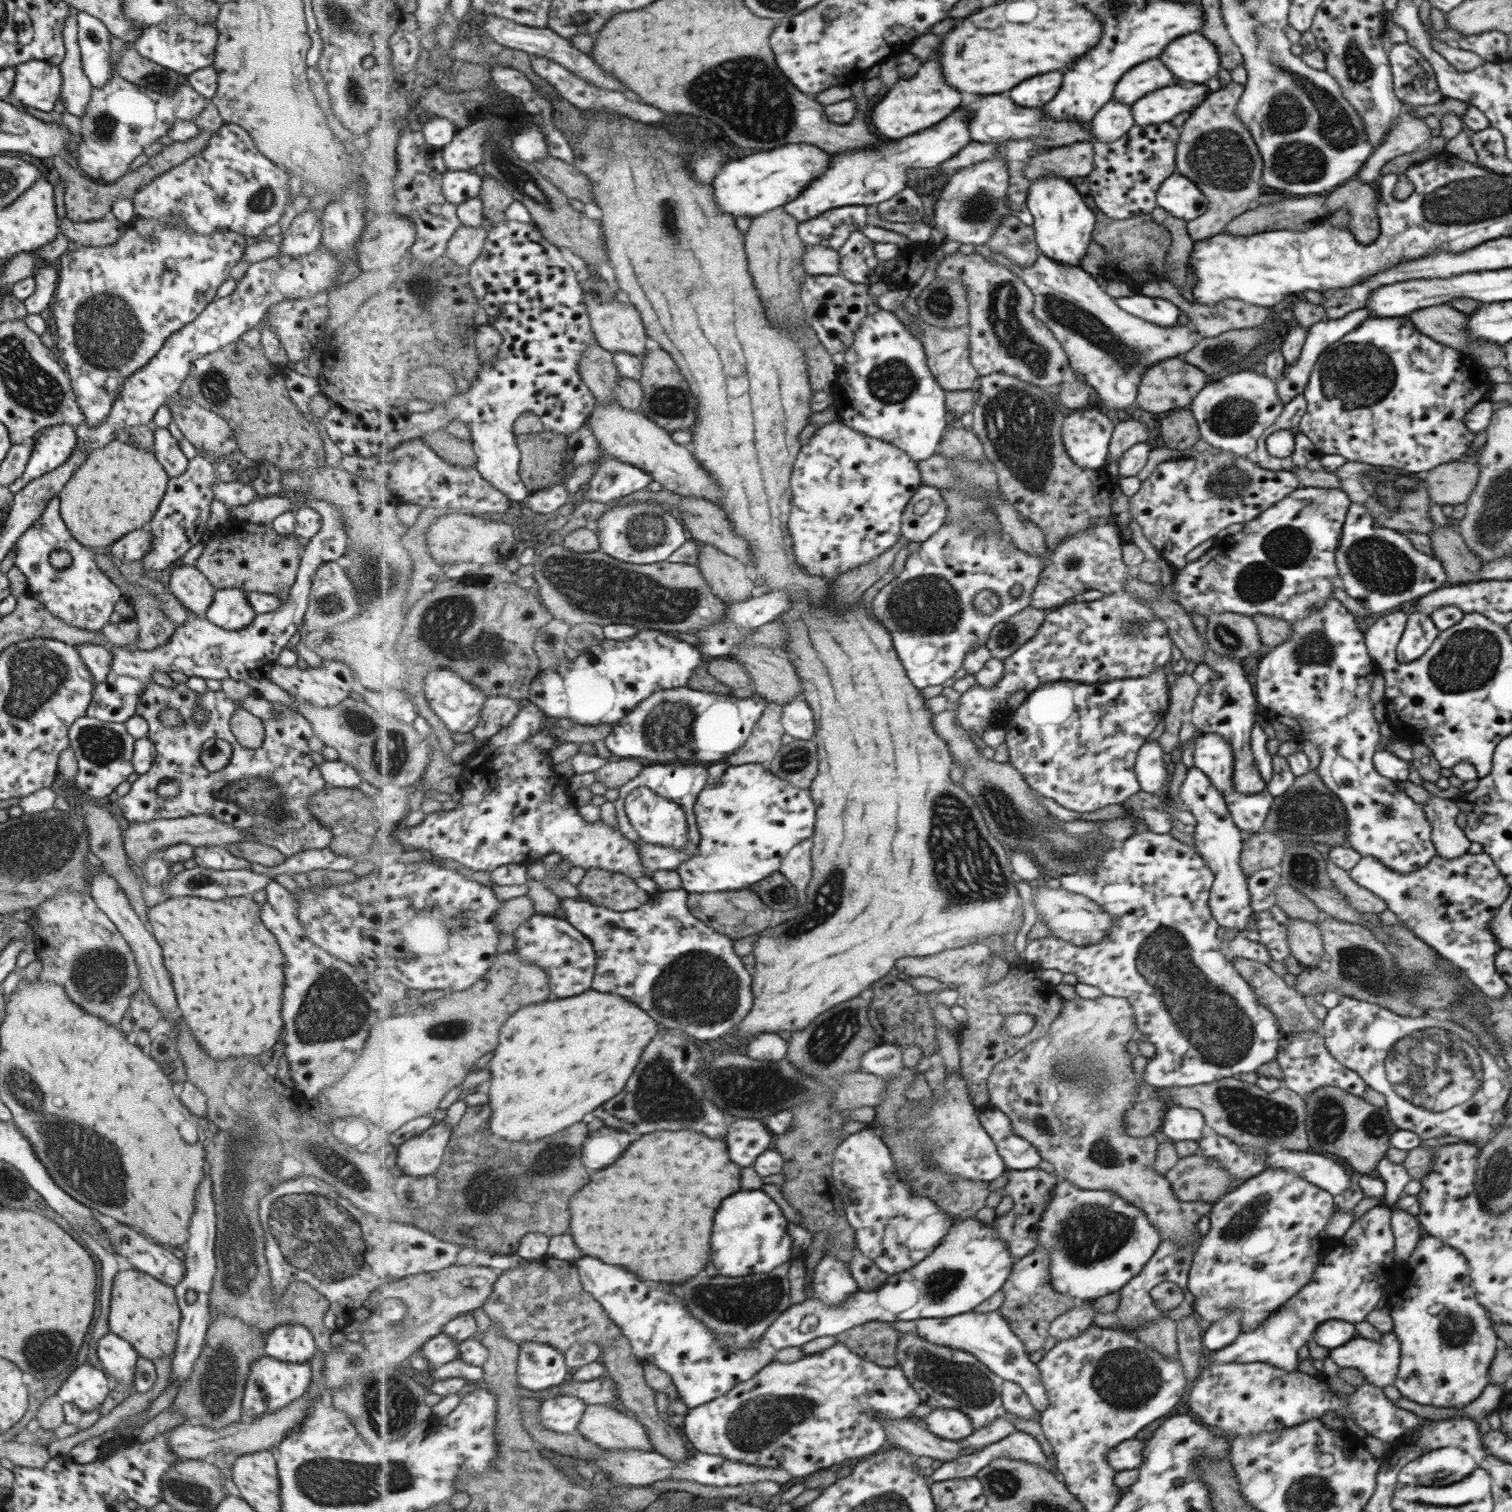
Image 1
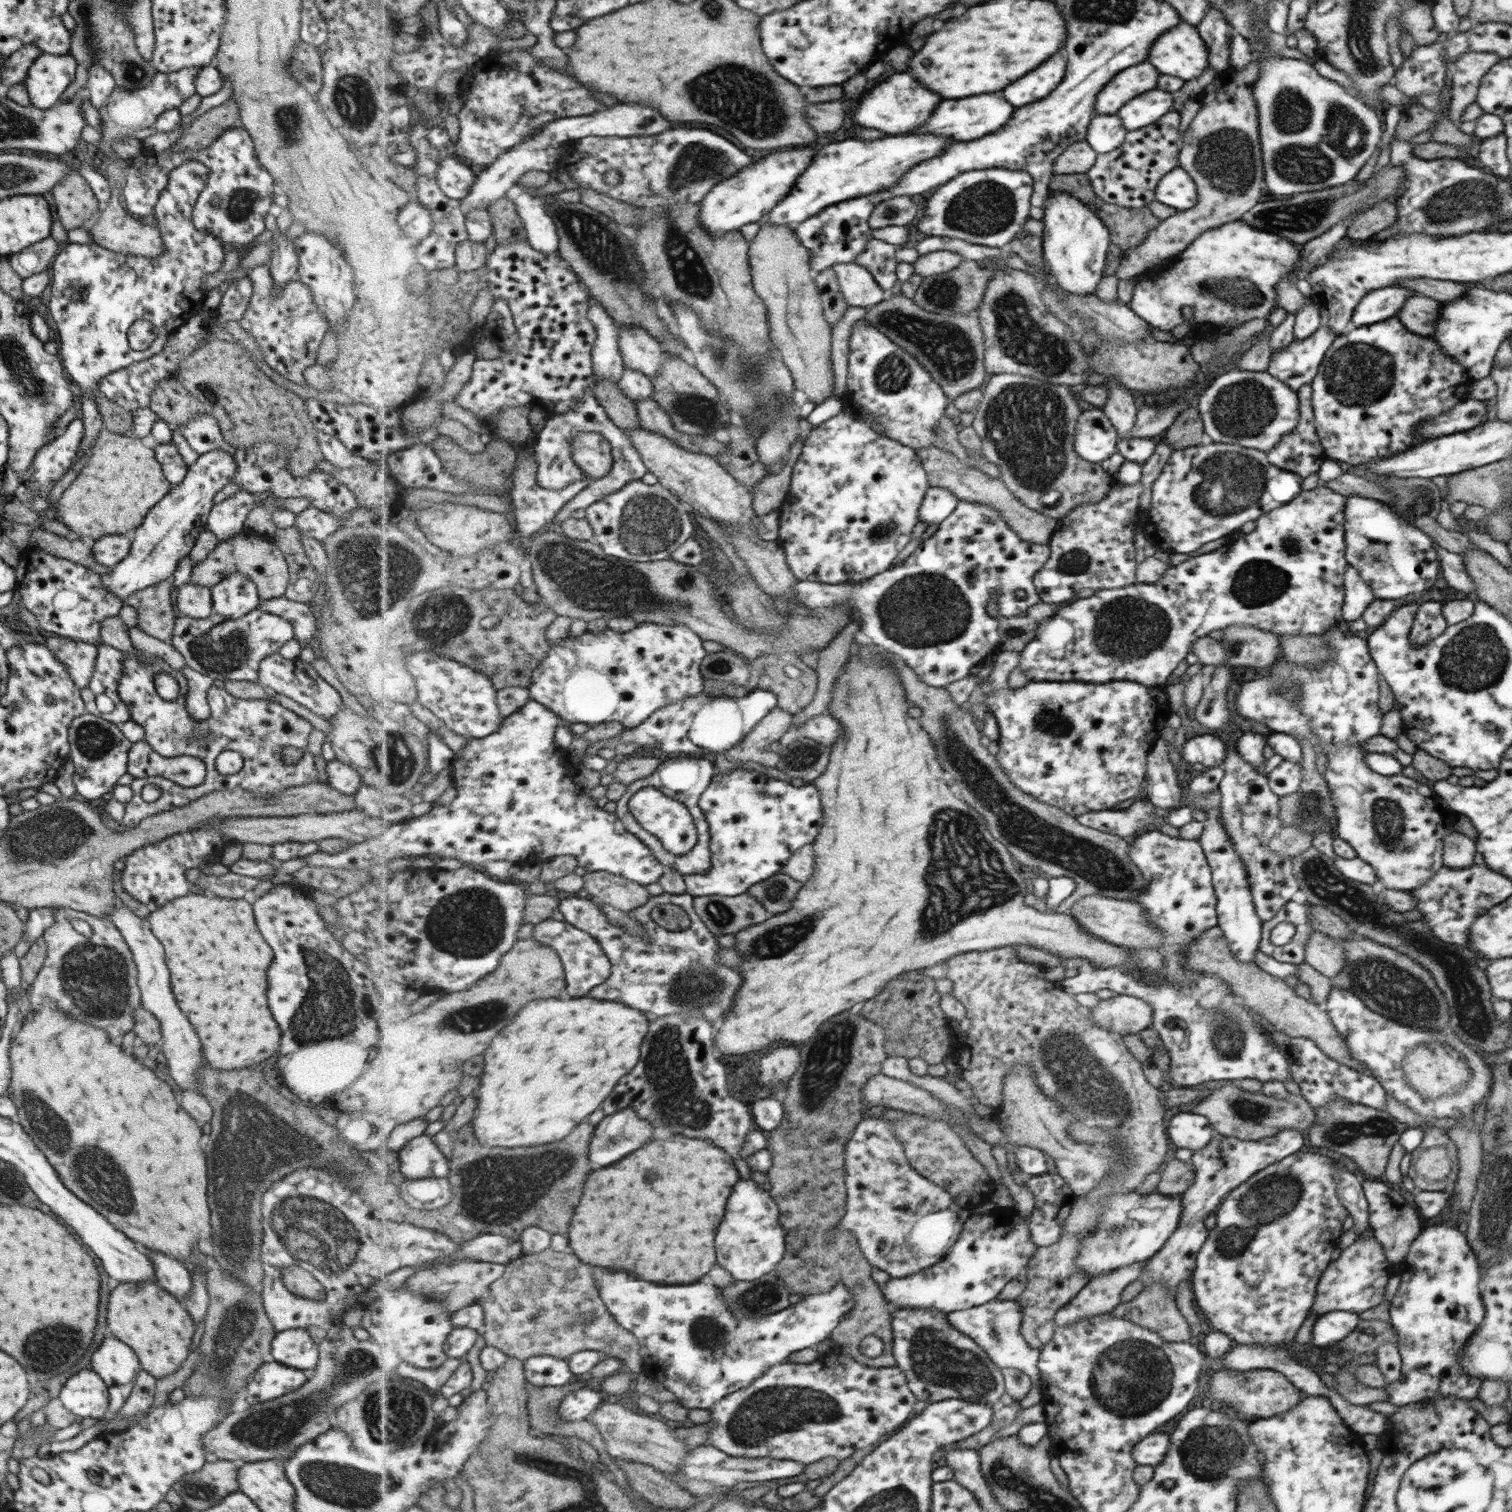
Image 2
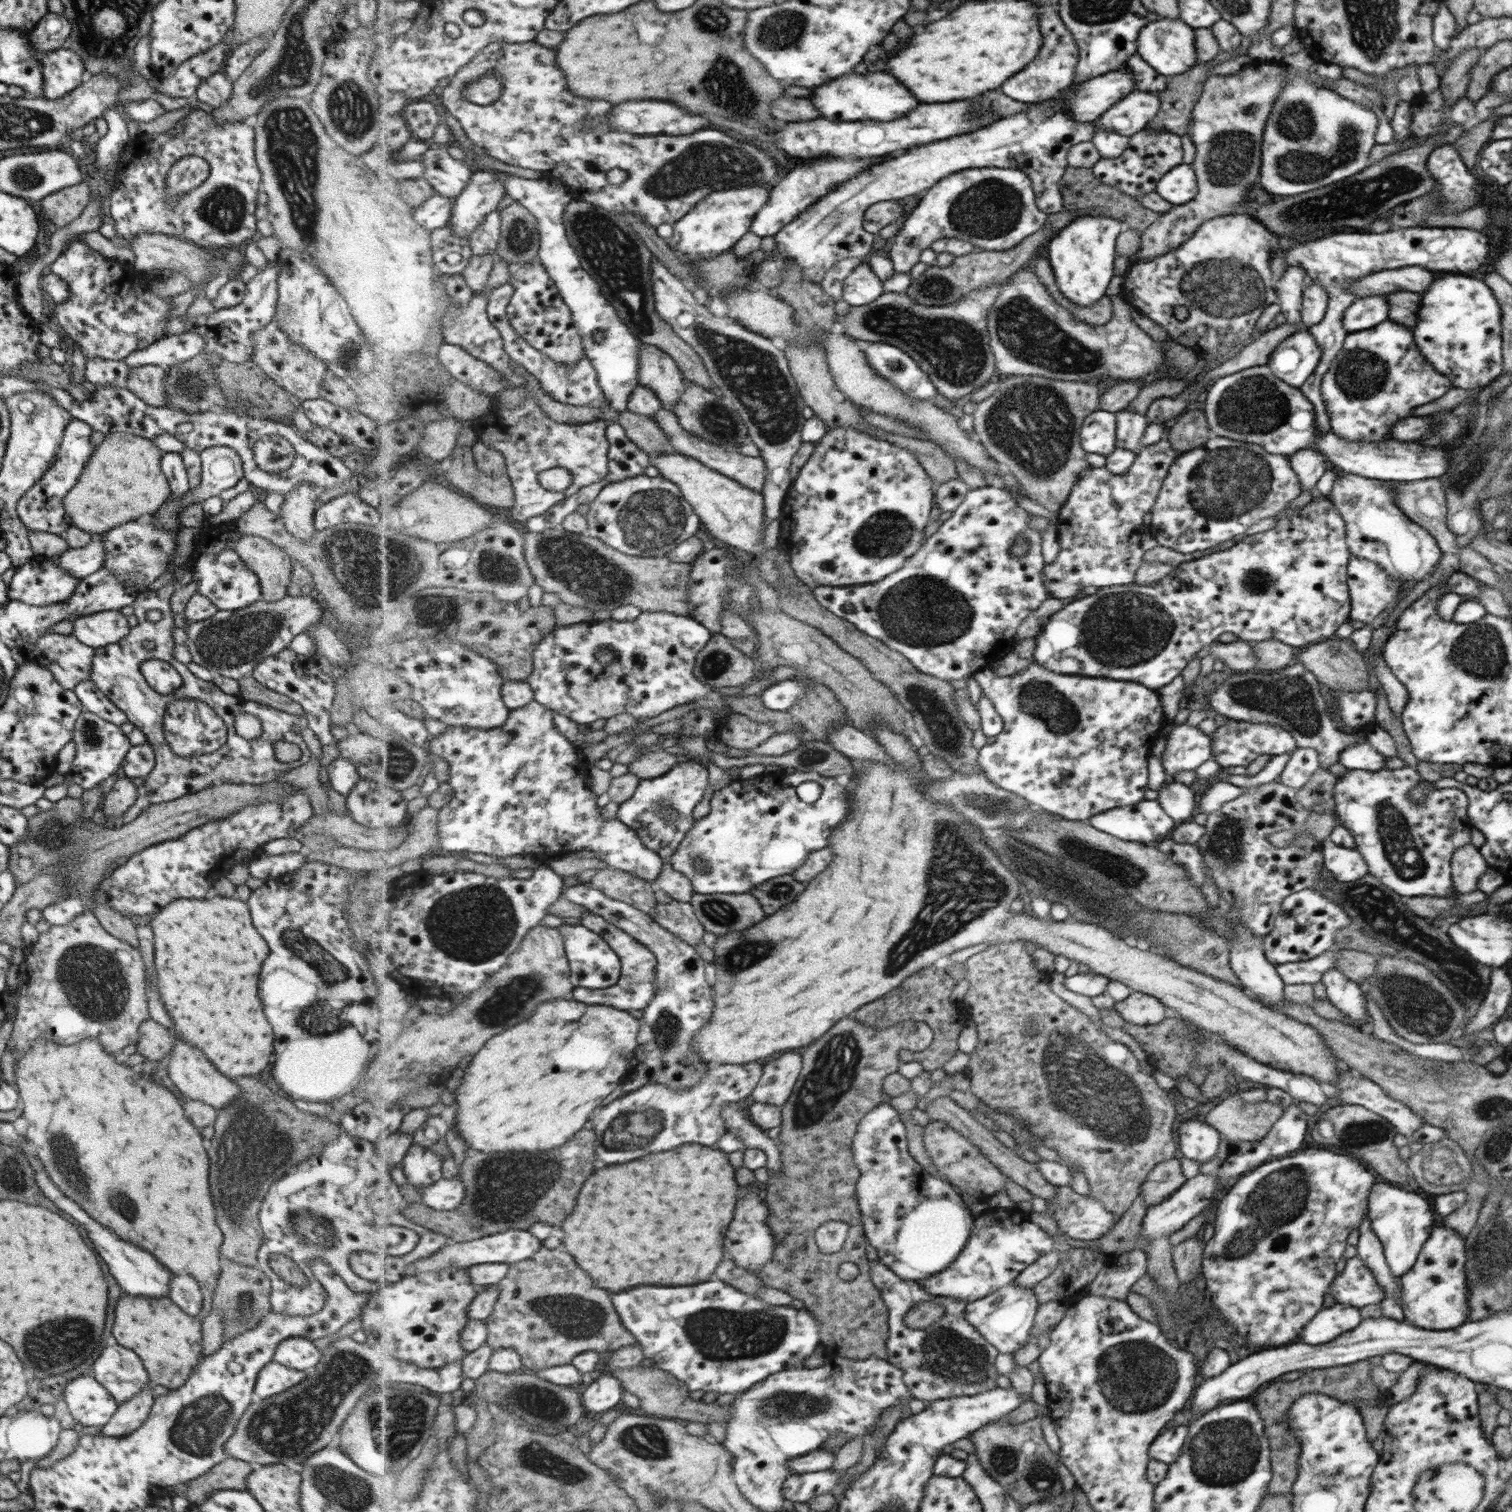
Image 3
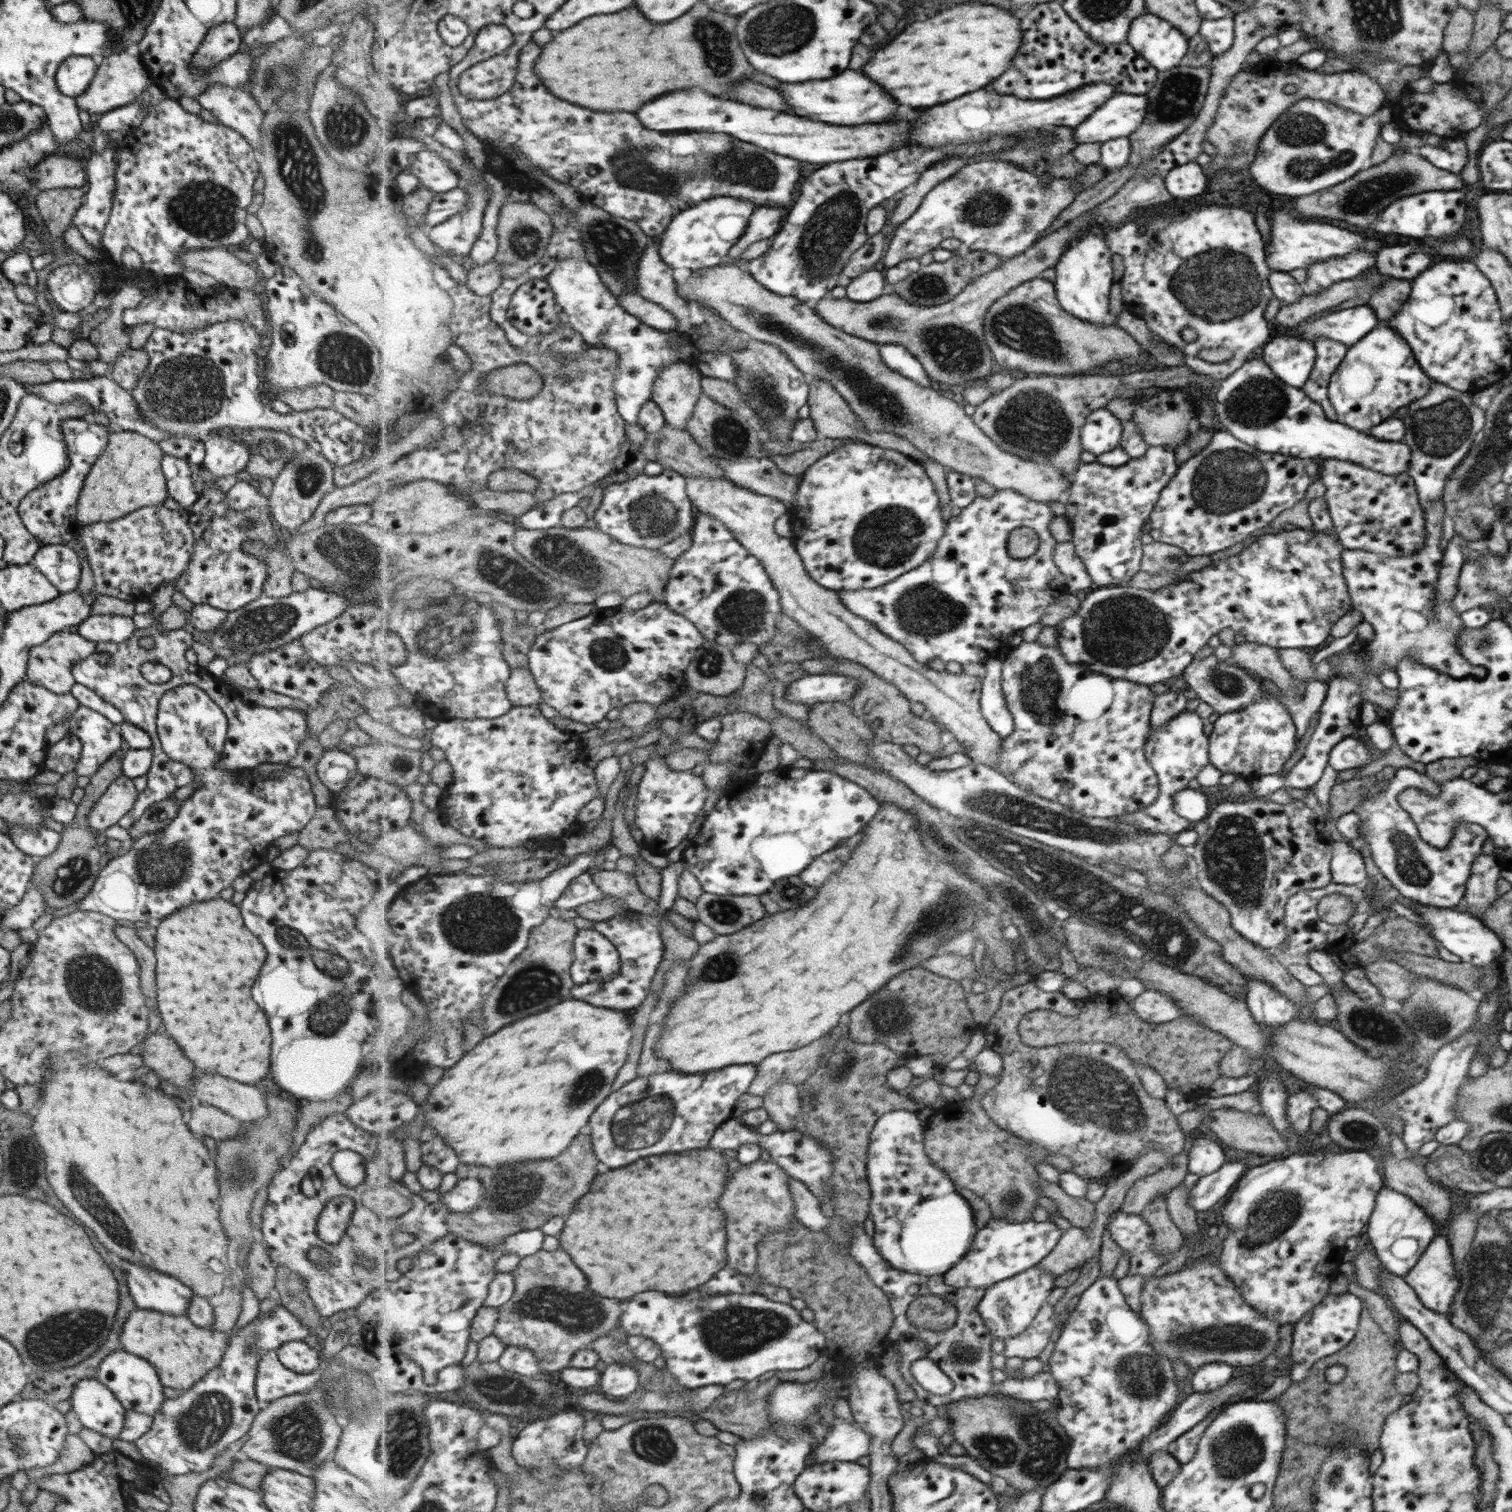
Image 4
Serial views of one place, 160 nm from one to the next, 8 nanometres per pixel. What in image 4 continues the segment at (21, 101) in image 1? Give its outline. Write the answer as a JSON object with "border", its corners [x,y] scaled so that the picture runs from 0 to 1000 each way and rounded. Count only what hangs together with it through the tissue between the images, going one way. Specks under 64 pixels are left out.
{"border":[[[58,37],[42,38],[36,46],[38,60],[43,64],[52,65],[63,49],[64,40]]]}

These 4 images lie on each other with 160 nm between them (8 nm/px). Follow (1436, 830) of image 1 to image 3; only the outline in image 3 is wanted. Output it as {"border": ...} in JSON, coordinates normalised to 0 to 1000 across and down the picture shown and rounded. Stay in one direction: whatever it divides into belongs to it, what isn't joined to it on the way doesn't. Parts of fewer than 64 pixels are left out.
{"border":[[[974,559],[966,560],[961,563],[959,571],[960,586],[964,591],[972,591],[977,588],[977,581],[984,573],[978,562]]]}

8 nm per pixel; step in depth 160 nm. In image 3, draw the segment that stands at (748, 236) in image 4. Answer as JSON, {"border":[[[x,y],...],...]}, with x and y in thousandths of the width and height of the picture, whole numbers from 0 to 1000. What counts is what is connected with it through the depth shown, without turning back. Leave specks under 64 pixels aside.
{"border":[[[542,104],[538,106],[535,110],[526,111],[522,114],[515,123],[512,123],[510,126],[509,132],[501,140],[499,144],[497,153],[503,158],[506,157],[513,157],[513,155],[521,148],[524,147],[528,143],[532,141],[536,136],[542,134],[547,128],[551,127],[561,119],[564,119],[571,112],[577,111],[579,108],[583,108],[584,104]]]}

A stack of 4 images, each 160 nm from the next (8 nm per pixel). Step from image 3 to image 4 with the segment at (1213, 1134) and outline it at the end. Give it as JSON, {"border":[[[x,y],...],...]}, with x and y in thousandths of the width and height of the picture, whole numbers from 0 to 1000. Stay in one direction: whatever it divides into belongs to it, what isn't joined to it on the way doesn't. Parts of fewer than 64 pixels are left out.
{"border":[[[791,749],[786,759],[785,774],[791,779],[804,775],[809,769],[809,758]]]}

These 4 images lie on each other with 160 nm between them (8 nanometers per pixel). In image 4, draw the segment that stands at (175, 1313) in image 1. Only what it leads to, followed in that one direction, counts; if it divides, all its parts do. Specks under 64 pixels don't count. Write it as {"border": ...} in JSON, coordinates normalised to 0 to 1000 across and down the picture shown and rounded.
{"border":[[[161,849],[160,862],[158,871],[151,881],[143,881],[128,877],[123,870],[112,870],[104,867],[88,866],[83,872],[79,882],[79,892],[97,899],[103,905],[104,911],[108,917],[116,919],[116,921],[125,919],[135,909],[144,903],[150,888],[157,880],[163,877],[171,870],[171,861],[163,849]]]}

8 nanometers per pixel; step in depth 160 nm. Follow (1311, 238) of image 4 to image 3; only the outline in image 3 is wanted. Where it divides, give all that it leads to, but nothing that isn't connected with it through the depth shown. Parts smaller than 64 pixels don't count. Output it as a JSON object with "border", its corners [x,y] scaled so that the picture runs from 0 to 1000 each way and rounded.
{"border":[[[935,150],[933,151],[919,151],[914,154],[897,153],[890,154],[884,153],[873,158],[864,159],[858,160],[855,159],[856,161],[849,161],[849,171],[852,176],[860,177],[862,180],[867,184],[868,187],[875,190],[879,196],[879,201],[877,202],[876,210],[868,216],[866,216],[866,221],[868,222],[871,230],[874,232],[873,238],[867,247],[862,254],[859,255],[859,258],[868,267],[870,271],[870,281],[872,284],[872,288],[878,286],[880,284],[880,279],[877,273],[877,269],[875,269],[873,261],[873,254],[878,245],[880,244],[880,239],[888,232],[888,226],[890,221],[887,216],[887,210],[894,201],[897,198],[895,194],[892,194],[890,191],[892,187],[899,185],[907,180],[912,180],[913,179],[921,179],[922,177],[928,177],[929,176],[939,176],[945,179],[945,180],[964,180],[964,181],[973,182],[977,179],[979,179],[981,175],[983,175],[985,168],[986,168],[986,160],[981,156],[978,153],[963,150]]]}

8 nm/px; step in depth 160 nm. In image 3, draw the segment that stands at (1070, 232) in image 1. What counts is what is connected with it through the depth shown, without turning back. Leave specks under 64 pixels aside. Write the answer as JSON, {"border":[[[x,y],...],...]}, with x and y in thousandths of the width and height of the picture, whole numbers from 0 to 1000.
{"border":[[[716,142],[710,144],[691,161],[690,170],[695,177],[699,190],[706,199],[719,204],[731,194],[736,183],[736,161],[741,153],[739,145],[731,143]]]}

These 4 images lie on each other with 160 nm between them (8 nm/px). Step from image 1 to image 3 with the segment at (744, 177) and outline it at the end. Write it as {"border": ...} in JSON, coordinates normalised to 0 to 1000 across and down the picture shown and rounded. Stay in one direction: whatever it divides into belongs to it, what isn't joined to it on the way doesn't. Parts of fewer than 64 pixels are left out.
{"border":[[[507,122],[493,123],[468,128],[456,142],[445,148],[444,164],[453,167],[458,172],[472,171],[482,165],[497,153],[501,140],[509,132],[510,126]]]}

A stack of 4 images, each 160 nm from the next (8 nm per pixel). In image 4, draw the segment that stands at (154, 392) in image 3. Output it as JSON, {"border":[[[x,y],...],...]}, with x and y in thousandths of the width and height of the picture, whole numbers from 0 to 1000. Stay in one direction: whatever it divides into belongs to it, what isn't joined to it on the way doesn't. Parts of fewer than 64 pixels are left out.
{"border":[[[83,230],[76,237],[73,245],[74,253],[76,253],[76,255],[81,258],[88,258],[92,248],[95,248],[95,244],[97,243],[97,239],[97,234],[95,231]]]}

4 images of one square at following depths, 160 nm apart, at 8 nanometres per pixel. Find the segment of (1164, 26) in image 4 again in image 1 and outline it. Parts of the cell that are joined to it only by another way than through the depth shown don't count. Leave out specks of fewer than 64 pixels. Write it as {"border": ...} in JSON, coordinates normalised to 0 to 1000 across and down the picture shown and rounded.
{"border":[[[788,21],[783,22],[782,24],[774,28],[774,30],[772,30],[771,33],[772,36],[769,36],[769,38],[767,38],[772,44],[777,52],[784,53],[782,56],[796,56],[802,52],[808,45],[808,39],[806,38],[805,31],[794,22]]]}

